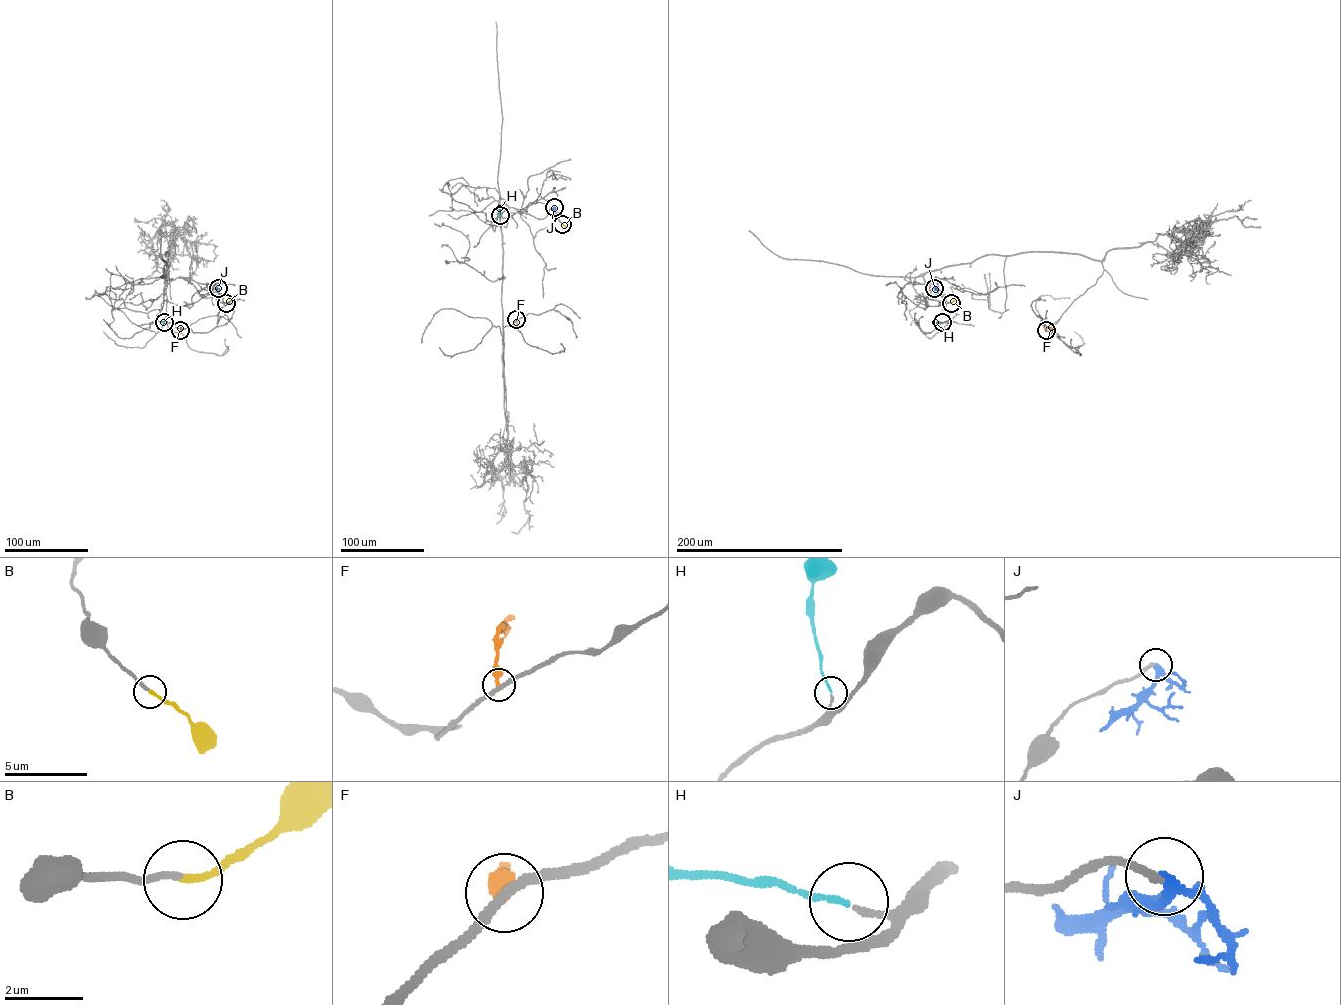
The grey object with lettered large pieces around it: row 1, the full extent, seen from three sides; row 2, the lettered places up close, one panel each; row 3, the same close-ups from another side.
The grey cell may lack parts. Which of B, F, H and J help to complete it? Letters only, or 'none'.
B, H

